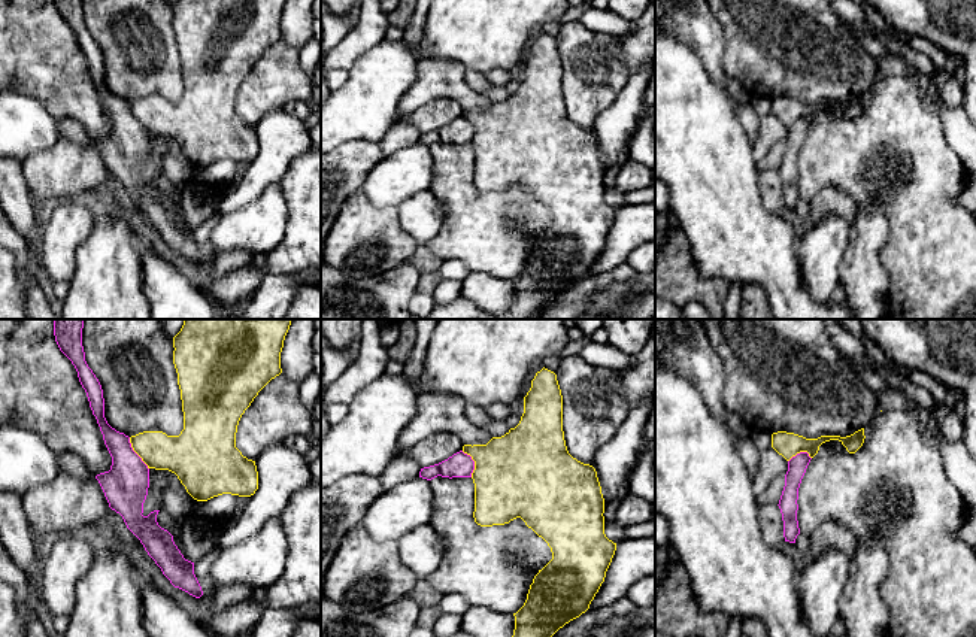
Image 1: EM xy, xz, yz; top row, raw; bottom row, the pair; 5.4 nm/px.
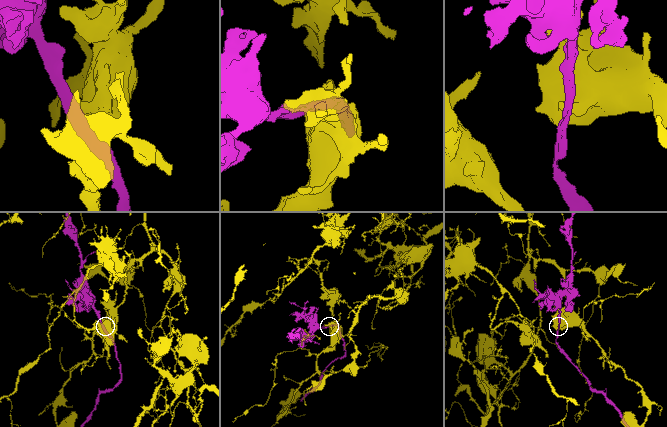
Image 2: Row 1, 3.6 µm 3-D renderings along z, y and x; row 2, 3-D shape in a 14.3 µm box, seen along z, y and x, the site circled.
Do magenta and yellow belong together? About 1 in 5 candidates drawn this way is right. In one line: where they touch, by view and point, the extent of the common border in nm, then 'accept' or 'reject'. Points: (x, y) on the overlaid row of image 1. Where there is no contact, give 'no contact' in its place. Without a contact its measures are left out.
xy (136, 454) | 200 nm | reject

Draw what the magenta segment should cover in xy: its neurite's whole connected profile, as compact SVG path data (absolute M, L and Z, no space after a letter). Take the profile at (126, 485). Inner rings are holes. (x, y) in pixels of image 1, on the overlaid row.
M55 319L54 336L60 351L72 361L87 392L90 407L112 456L109 471L96 476L109 507L119 513L127 528L140 540L148 555L175 588L200 598L201 586L194 574L194 562L184 558L173 536L157 522L160 510L143 516L149 488L149 468L133 451L130 437L112 428L104 418L103 389L85 361L82 346L84 319Z

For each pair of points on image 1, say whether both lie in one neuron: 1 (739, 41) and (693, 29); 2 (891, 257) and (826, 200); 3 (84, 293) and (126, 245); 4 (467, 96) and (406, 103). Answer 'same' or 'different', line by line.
1: different
2: different
3: same
4: same

